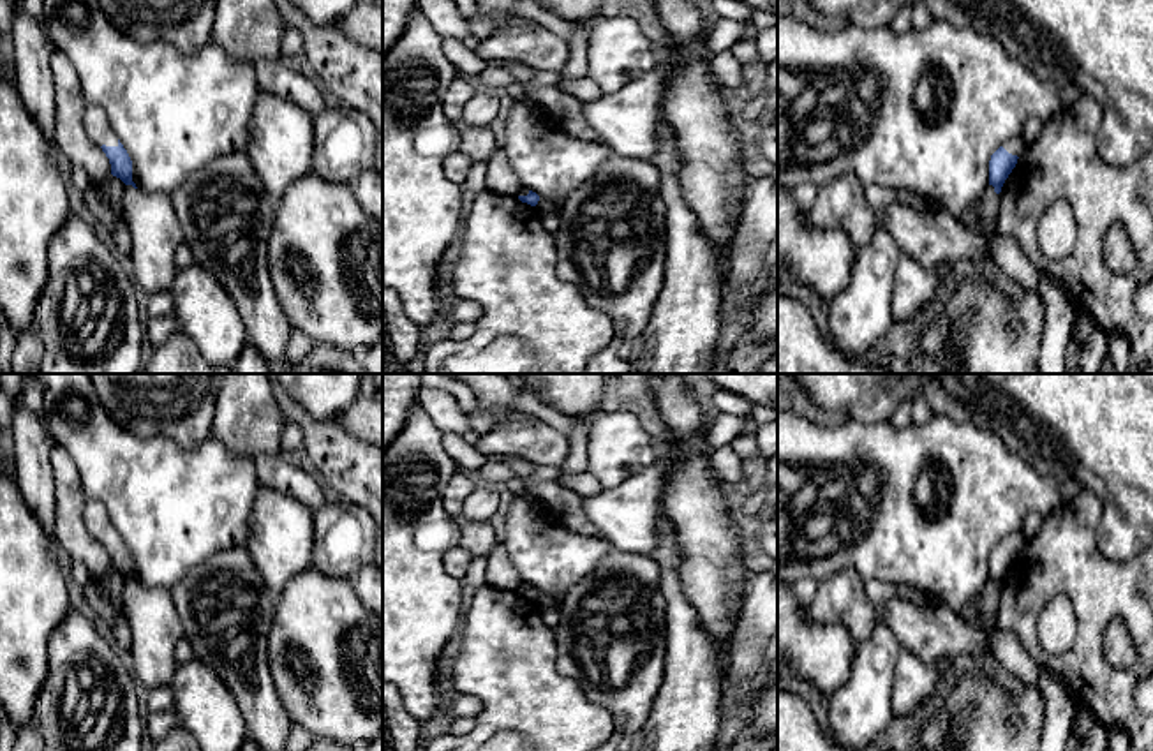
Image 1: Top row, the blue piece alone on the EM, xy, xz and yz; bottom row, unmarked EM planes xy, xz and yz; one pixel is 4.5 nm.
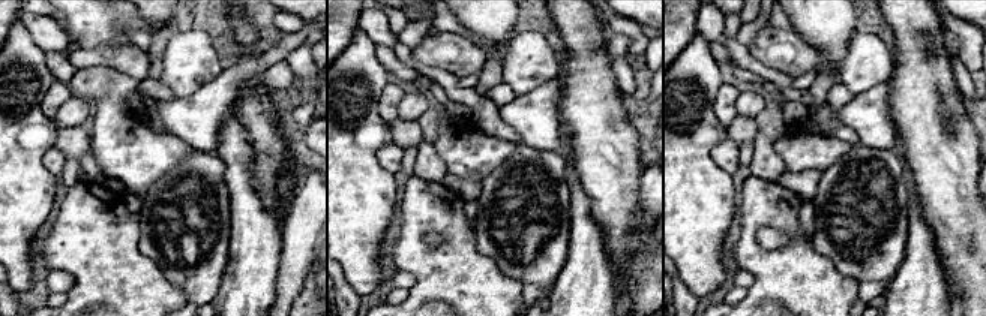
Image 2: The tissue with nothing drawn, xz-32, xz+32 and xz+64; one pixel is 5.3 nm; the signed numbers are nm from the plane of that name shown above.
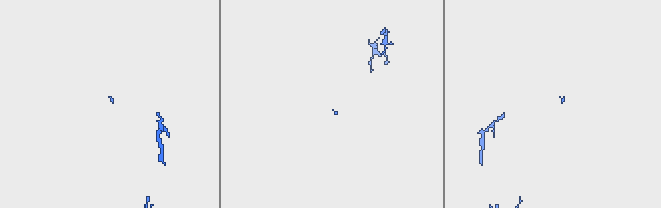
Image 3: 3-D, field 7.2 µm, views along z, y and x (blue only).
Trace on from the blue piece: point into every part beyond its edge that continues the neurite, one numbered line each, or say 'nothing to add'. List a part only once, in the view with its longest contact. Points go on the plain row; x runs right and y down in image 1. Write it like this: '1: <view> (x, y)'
1: xy (96, 517)

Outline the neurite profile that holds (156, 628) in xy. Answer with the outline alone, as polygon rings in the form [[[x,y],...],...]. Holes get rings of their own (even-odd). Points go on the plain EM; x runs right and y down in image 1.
[[[125,580],[123,606],[132,638],[129,665],[138,686],[148,691],[171,686],[180,665],[176,643],[183,636],[171,591]]]

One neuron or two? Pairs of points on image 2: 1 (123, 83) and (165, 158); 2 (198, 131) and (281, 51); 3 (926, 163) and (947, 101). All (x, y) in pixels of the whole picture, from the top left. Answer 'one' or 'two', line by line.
1: one
2: one
3: one

